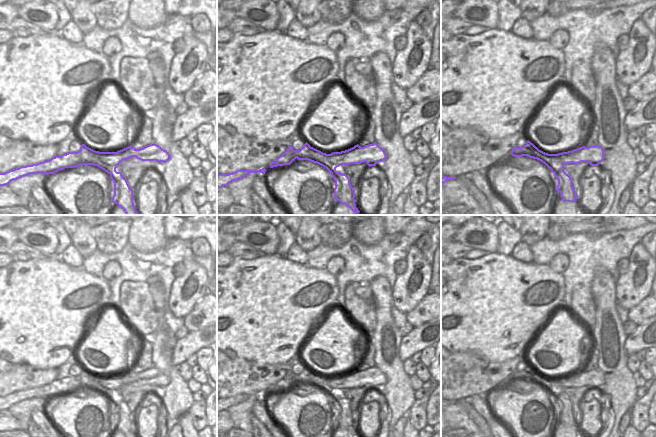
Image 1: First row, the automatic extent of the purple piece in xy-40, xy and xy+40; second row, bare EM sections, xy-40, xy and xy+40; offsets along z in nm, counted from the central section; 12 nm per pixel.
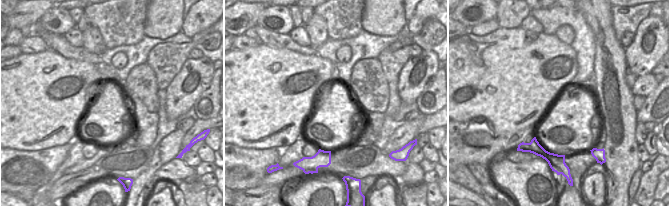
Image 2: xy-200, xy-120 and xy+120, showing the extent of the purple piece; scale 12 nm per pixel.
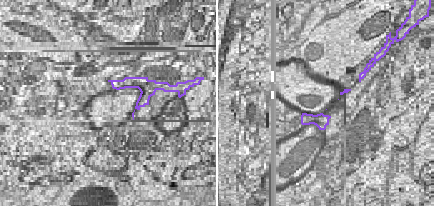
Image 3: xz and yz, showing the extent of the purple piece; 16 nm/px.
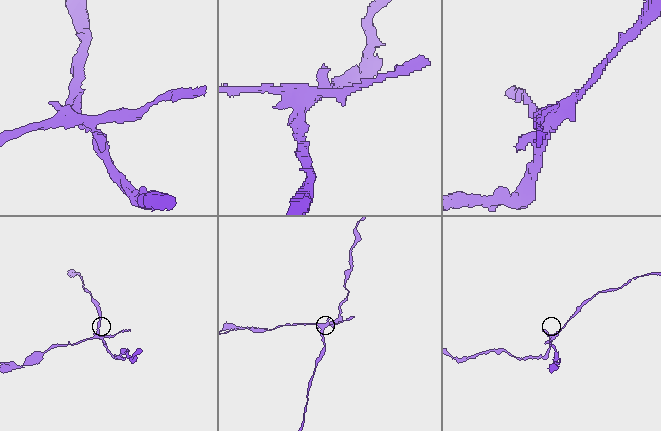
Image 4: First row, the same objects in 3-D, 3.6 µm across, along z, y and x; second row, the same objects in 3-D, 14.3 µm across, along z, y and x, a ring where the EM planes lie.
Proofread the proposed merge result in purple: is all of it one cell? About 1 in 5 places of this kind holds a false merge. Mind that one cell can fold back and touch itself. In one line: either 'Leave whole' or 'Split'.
Split.

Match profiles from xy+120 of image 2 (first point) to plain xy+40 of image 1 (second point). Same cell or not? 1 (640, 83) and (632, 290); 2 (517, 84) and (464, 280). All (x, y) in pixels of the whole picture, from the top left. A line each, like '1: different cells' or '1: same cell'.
1: different cells
2: same cell

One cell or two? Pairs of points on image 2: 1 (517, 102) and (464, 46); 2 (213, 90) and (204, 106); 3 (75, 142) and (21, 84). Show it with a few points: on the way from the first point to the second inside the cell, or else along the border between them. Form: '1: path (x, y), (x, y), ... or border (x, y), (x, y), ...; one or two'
1: path (503, 88), (475, 60); one
2: path (211, 94), (208, 102); one
3: border (77, 134), (67, 142); two

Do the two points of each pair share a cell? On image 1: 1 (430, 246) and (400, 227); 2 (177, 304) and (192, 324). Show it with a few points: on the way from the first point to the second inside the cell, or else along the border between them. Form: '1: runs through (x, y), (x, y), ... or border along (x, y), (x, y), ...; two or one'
1: runs through (430, 236), (421, 225), (410, 225); one
2: border along (201, 297), (183, 318); two

